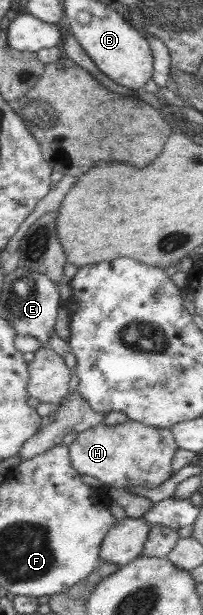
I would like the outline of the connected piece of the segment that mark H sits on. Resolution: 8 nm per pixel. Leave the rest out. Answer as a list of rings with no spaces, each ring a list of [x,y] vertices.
[[[130,419],[116,425],[106,425],[105,423],[95,424],[82,432],[67,446],[70,465],[78,474],[86,474],[99,480],[104,488],[107,486],[124,489],[126,486],[134,488],[154,488],[168,480],[172,475],[170,460],[179,448],[172,437],[169,428],[158,428],[148,426]]]

